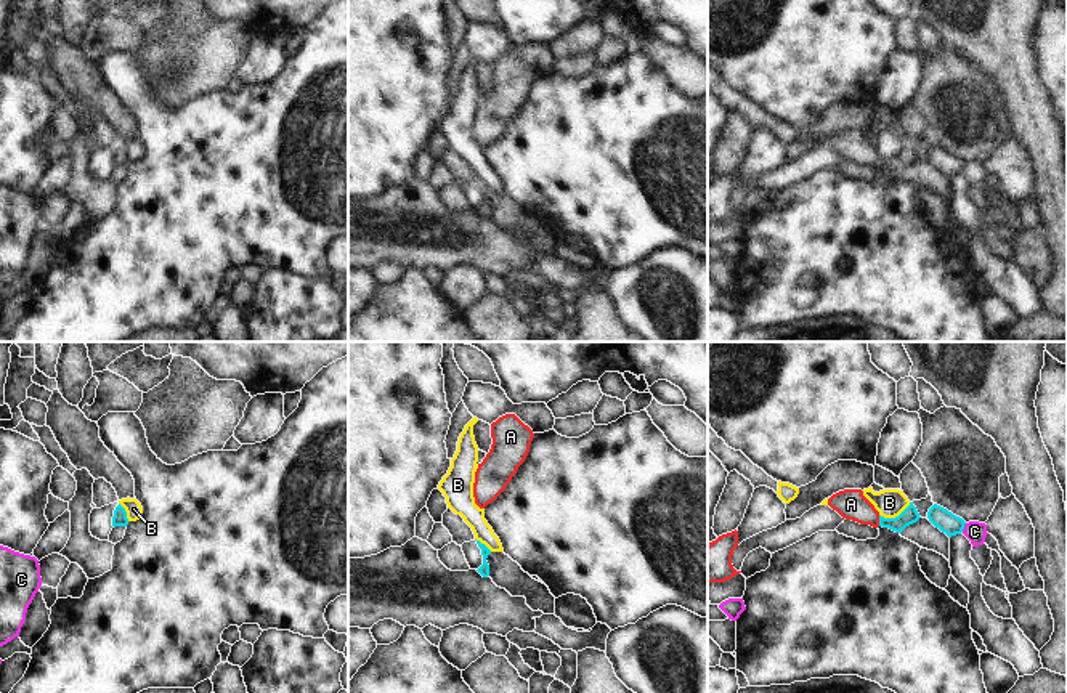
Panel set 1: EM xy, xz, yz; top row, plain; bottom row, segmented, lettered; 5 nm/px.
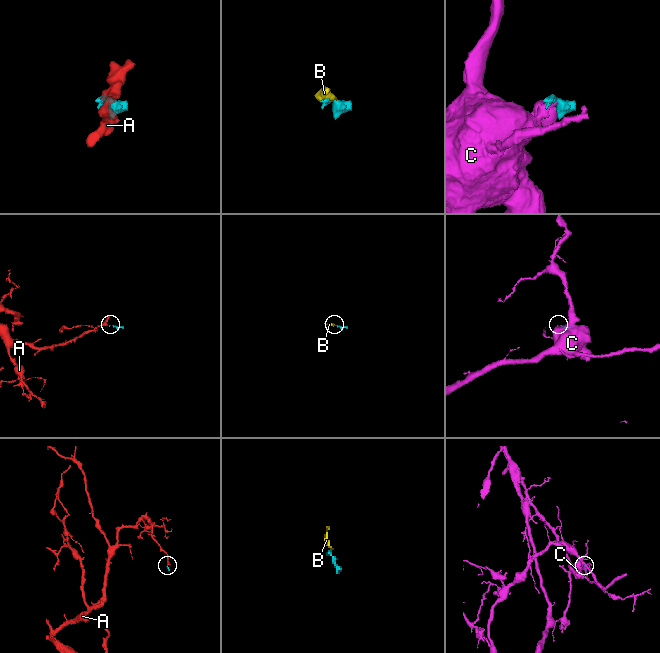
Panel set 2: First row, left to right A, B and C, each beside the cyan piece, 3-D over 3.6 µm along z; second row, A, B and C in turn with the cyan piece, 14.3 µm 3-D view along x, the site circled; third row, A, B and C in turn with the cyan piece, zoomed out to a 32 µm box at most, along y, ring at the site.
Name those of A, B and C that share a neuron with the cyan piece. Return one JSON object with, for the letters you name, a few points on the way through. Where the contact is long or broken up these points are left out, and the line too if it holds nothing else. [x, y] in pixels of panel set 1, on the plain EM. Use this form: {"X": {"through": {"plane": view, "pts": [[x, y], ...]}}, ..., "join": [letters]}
{"A": {"through": {"plane": "yz", "pts": [[910, 156], [900, 162], [880, 161], [851, 145]]}}, "join": ["A"]}

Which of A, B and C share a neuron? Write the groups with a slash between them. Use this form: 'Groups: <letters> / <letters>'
Groups: A / B / C.

